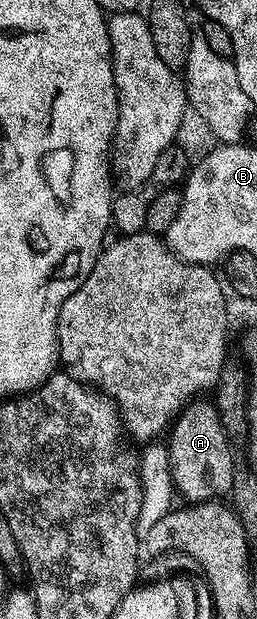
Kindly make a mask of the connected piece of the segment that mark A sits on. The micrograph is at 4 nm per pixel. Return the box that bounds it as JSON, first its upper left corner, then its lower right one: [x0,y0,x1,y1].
[168,399,236,503]

